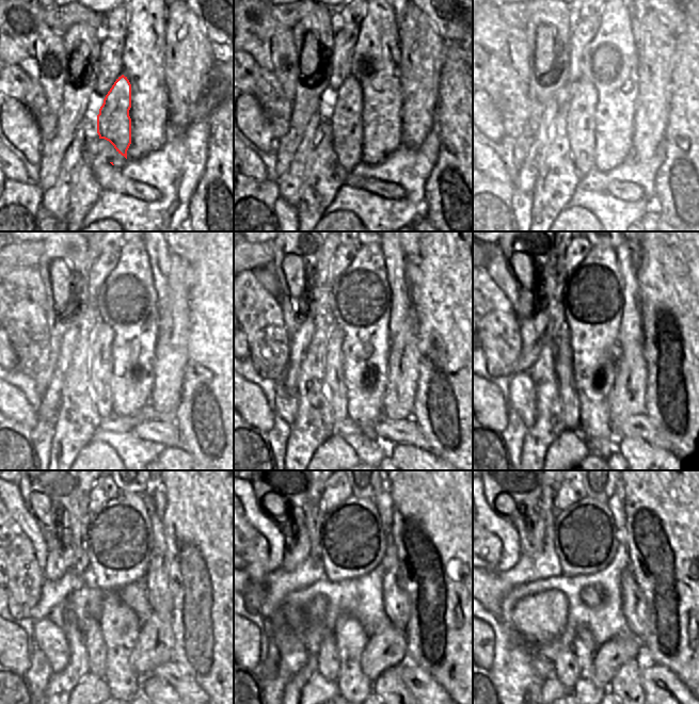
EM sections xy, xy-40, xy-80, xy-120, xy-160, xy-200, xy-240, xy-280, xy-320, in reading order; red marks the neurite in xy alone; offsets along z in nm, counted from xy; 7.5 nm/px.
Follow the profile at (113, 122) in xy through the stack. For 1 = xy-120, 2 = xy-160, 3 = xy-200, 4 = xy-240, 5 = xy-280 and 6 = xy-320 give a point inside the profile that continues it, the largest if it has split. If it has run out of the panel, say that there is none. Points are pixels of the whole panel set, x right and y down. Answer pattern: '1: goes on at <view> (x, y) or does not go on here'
1: goes on at xy-120 (95, 338)
2: goes on at xy-160 (327, 337)
3: goes on at xy-200 (557, 334)
4: goes on at xy-240 (90, 627)
5: goes on at xy-280 (328, 662)
6: goes on at xy-320 (566, 662)

